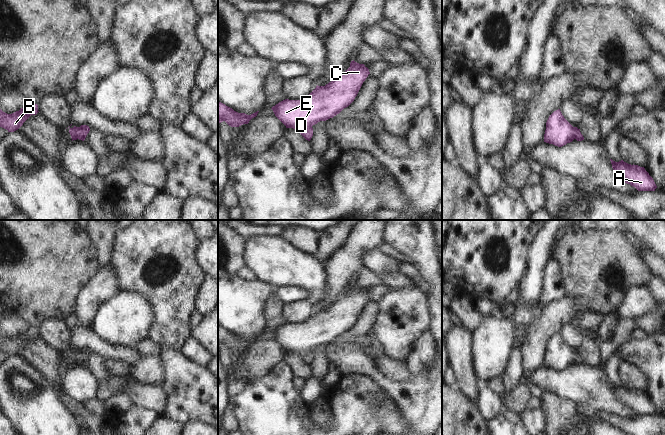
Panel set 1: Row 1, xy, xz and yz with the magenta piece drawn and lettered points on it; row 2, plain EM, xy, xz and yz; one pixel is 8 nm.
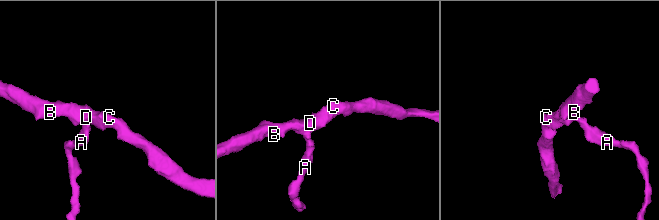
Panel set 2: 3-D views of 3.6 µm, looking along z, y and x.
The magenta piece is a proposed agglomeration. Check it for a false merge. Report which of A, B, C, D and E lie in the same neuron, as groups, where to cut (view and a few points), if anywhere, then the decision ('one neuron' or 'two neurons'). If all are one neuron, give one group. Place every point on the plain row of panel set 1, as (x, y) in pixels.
groups A B C D E; cut none; one neuron

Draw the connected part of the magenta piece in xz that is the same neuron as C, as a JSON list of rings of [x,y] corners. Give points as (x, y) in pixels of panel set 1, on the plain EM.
[[[353,284],[345,296],[339,296],[325,310],[317,309],[305,322],[285,323],[271,333],[286,352],[298,354],[310,365],[313,360],[312,350],[333,342],[348,331],[369,298],[369,293],[364,288]]]

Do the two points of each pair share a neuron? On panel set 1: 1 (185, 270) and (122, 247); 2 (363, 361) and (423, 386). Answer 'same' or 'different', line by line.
1: same
2: same

